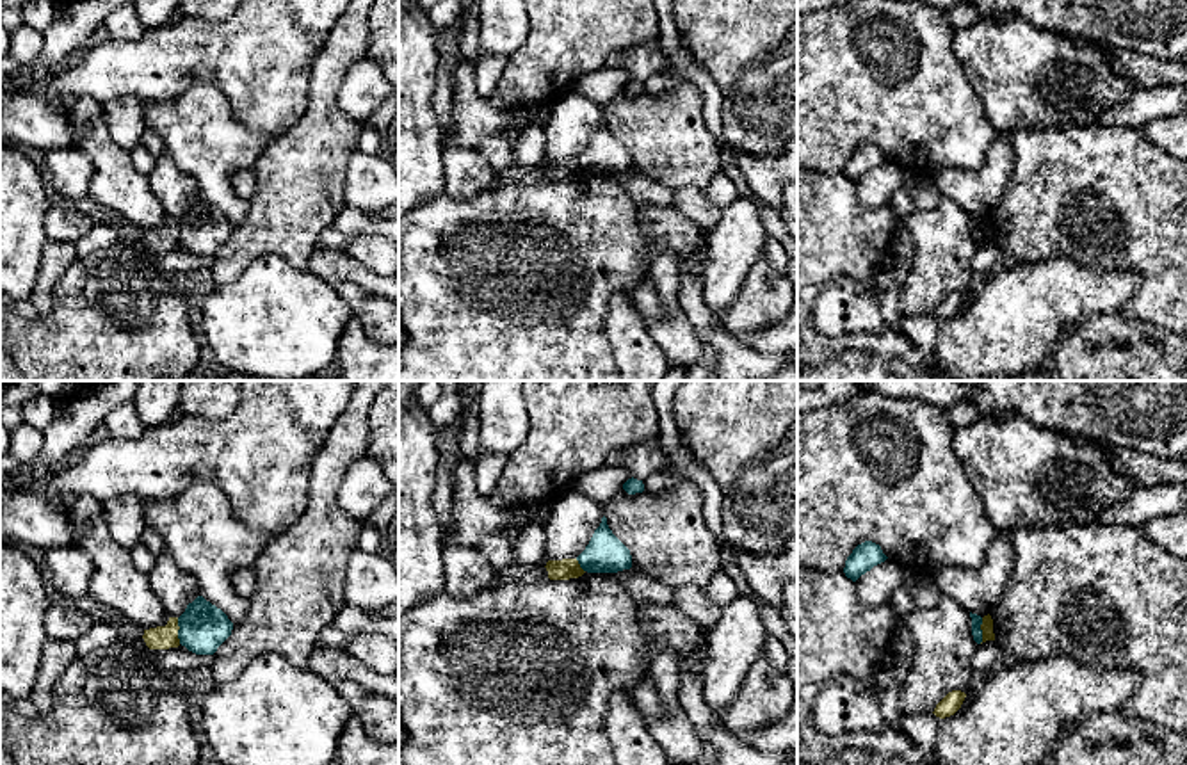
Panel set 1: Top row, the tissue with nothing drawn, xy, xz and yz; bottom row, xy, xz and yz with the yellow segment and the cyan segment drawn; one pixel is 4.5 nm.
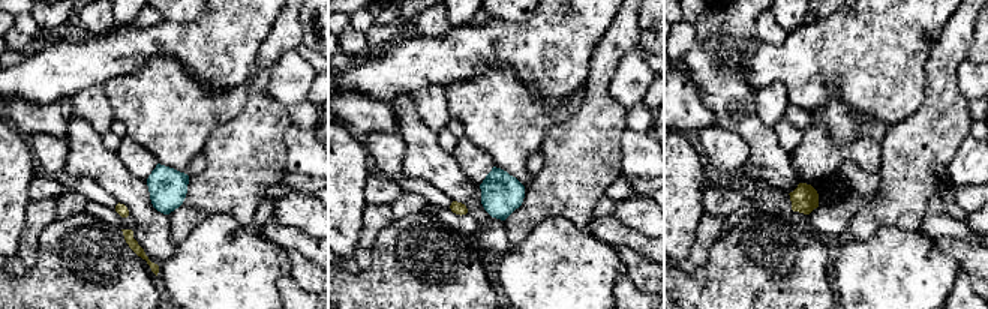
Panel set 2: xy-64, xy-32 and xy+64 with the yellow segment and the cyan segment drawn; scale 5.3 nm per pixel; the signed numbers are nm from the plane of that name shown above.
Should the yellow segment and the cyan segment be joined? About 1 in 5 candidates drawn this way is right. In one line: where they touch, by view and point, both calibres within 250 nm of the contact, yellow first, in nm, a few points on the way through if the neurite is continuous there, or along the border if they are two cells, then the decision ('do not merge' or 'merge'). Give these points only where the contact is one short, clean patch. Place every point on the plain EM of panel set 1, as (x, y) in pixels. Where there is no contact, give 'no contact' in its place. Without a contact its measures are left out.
meets yellow in xy at (178, 230); 110 nm thick on the yellow side, 220 nm on the other; border along xy (177, 219), (180, 244); do not merge

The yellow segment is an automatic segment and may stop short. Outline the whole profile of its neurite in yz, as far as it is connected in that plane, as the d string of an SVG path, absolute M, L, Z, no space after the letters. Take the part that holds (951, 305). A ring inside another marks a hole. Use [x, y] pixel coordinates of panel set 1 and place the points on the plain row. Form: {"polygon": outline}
{"polygon": "M952 292L936 306L933 315L940 320L950 318L961 310L965 299L965 294Z"}

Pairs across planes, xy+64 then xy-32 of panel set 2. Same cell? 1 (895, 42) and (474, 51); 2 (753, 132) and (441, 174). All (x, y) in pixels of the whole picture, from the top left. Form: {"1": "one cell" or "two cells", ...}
{"1": "one cell", "2": "one cell"}

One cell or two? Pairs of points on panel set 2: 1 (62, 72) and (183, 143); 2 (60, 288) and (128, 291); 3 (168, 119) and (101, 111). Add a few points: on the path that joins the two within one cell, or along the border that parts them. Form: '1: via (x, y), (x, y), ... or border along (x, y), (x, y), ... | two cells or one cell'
1: border along (137, 71), (116, 75), (102, 84) | two cells
2: via (77, 291), (111, 291) | one cell
3: border along (101, 84), (116, 119) | two cells

